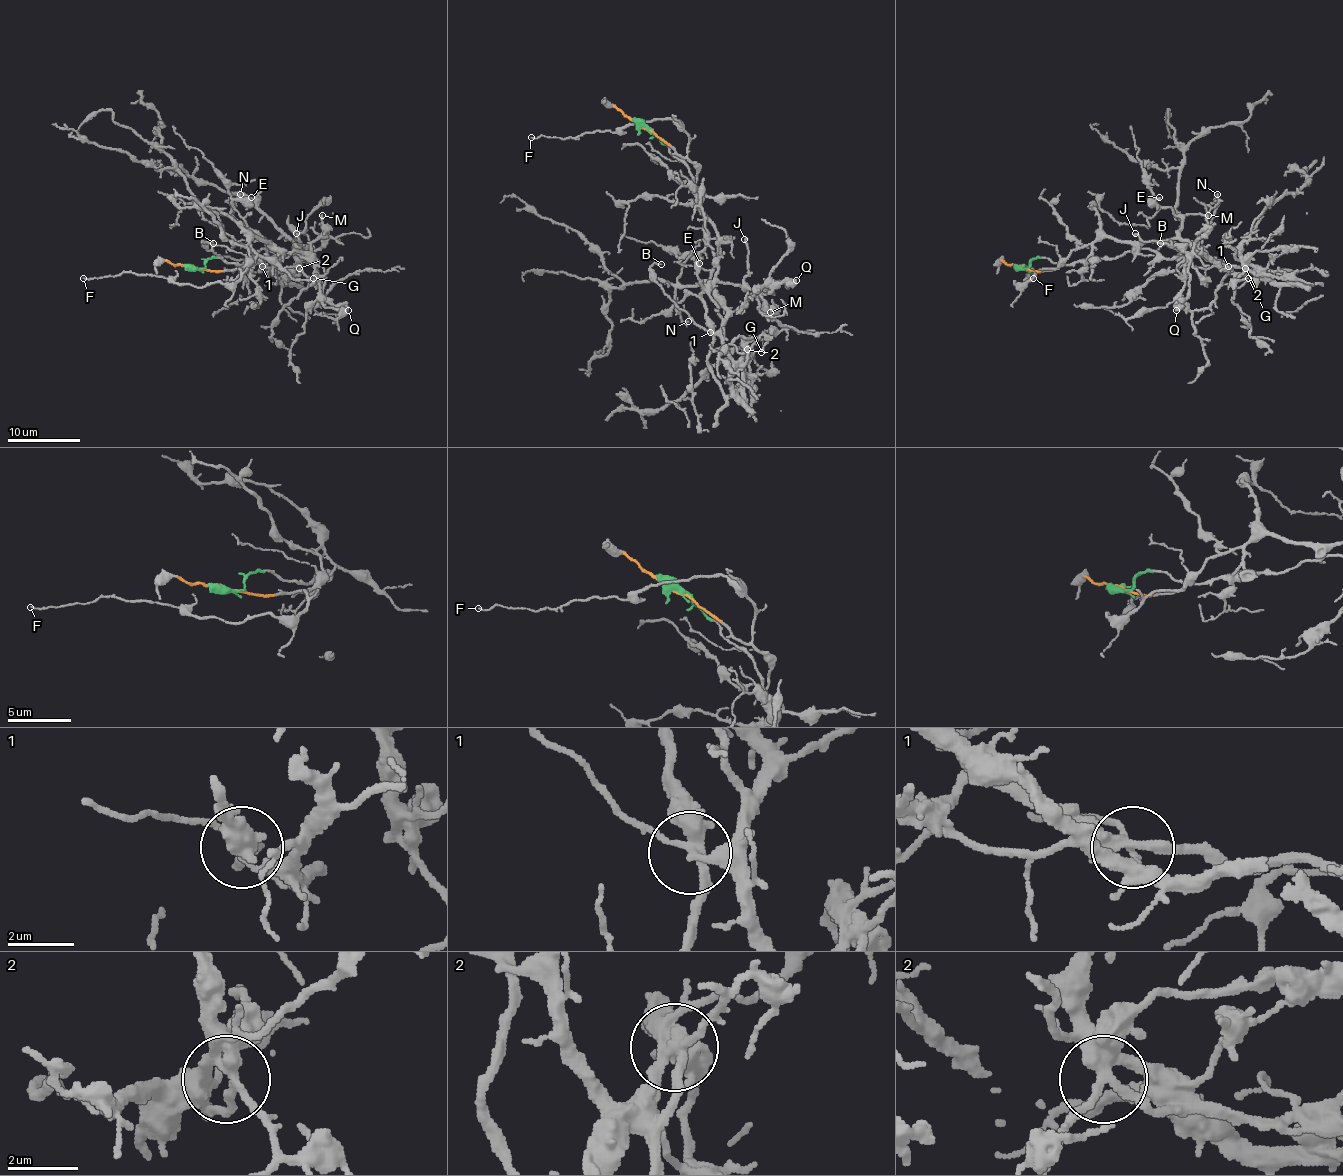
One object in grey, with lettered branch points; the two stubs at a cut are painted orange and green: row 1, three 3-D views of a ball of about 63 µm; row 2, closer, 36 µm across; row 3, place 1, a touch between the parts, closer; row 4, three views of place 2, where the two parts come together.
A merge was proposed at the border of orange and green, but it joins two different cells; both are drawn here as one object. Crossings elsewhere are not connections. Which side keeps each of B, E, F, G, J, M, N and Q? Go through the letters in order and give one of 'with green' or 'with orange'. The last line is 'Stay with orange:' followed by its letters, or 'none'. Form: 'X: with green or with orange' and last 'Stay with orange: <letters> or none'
B: with orange
E: with orange
F: with orange
G: with orange
J: with green
M: with green
N: with orange
Q: with green
Stay with orange: B, E, F, G, N

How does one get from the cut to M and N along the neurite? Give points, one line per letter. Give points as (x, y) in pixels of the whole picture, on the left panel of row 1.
M: (193, 267), (202, 269), (209, 258), (240, 264), (261, 249), (269, 258), (308, 253), (323, 231), (321, 215)
N: (193, 267), (213, 271), (240, 269), (249, 258), (247, 246), (254, 237), (269, 242), (227, 215), (240, 193)

